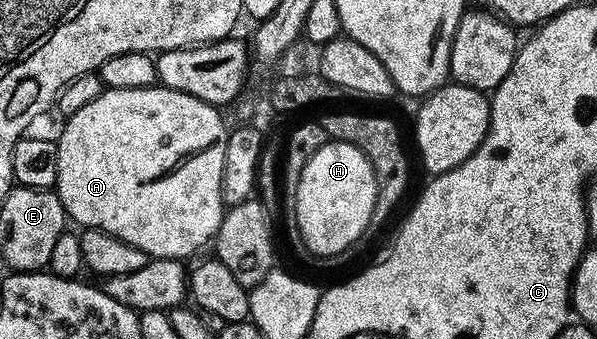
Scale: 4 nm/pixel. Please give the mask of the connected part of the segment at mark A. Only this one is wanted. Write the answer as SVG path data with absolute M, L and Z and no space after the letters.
M162 85L141 88L113 88L104 89L85 109L77 109L77 113L66 116L63 132L57 135L57 181L54 190L59 196L68 220L80 223L80 228L104 231L116 235L121 241L141 249L151 259L178 259L186 260L186 255L199 251L203 246L210 244L219 233L219 226L225 214L223 202L223 170L225 149L229 127L223 124L224 112L211 103L201 101L189 93L174 91Z

